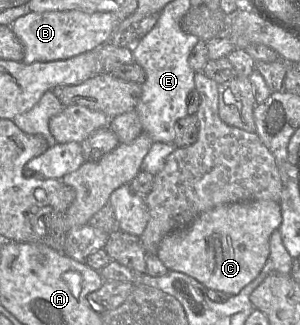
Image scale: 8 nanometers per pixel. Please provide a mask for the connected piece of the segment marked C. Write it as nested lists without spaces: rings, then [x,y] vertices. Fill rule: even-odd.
[[[253,200],[214,207],[187,226],[166,235],[160,242],[157,256],[169,271],[193,277],[207,289],[234,296],[261,272],[269,256],[272,232],[282,222],[280,203]]]

